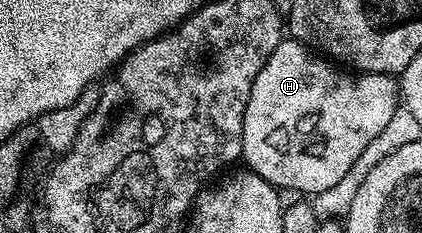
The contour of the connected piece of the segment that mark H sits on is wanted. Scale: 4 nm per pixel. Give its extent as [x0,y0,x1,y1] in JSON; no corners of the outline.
[241,39,399,195]

